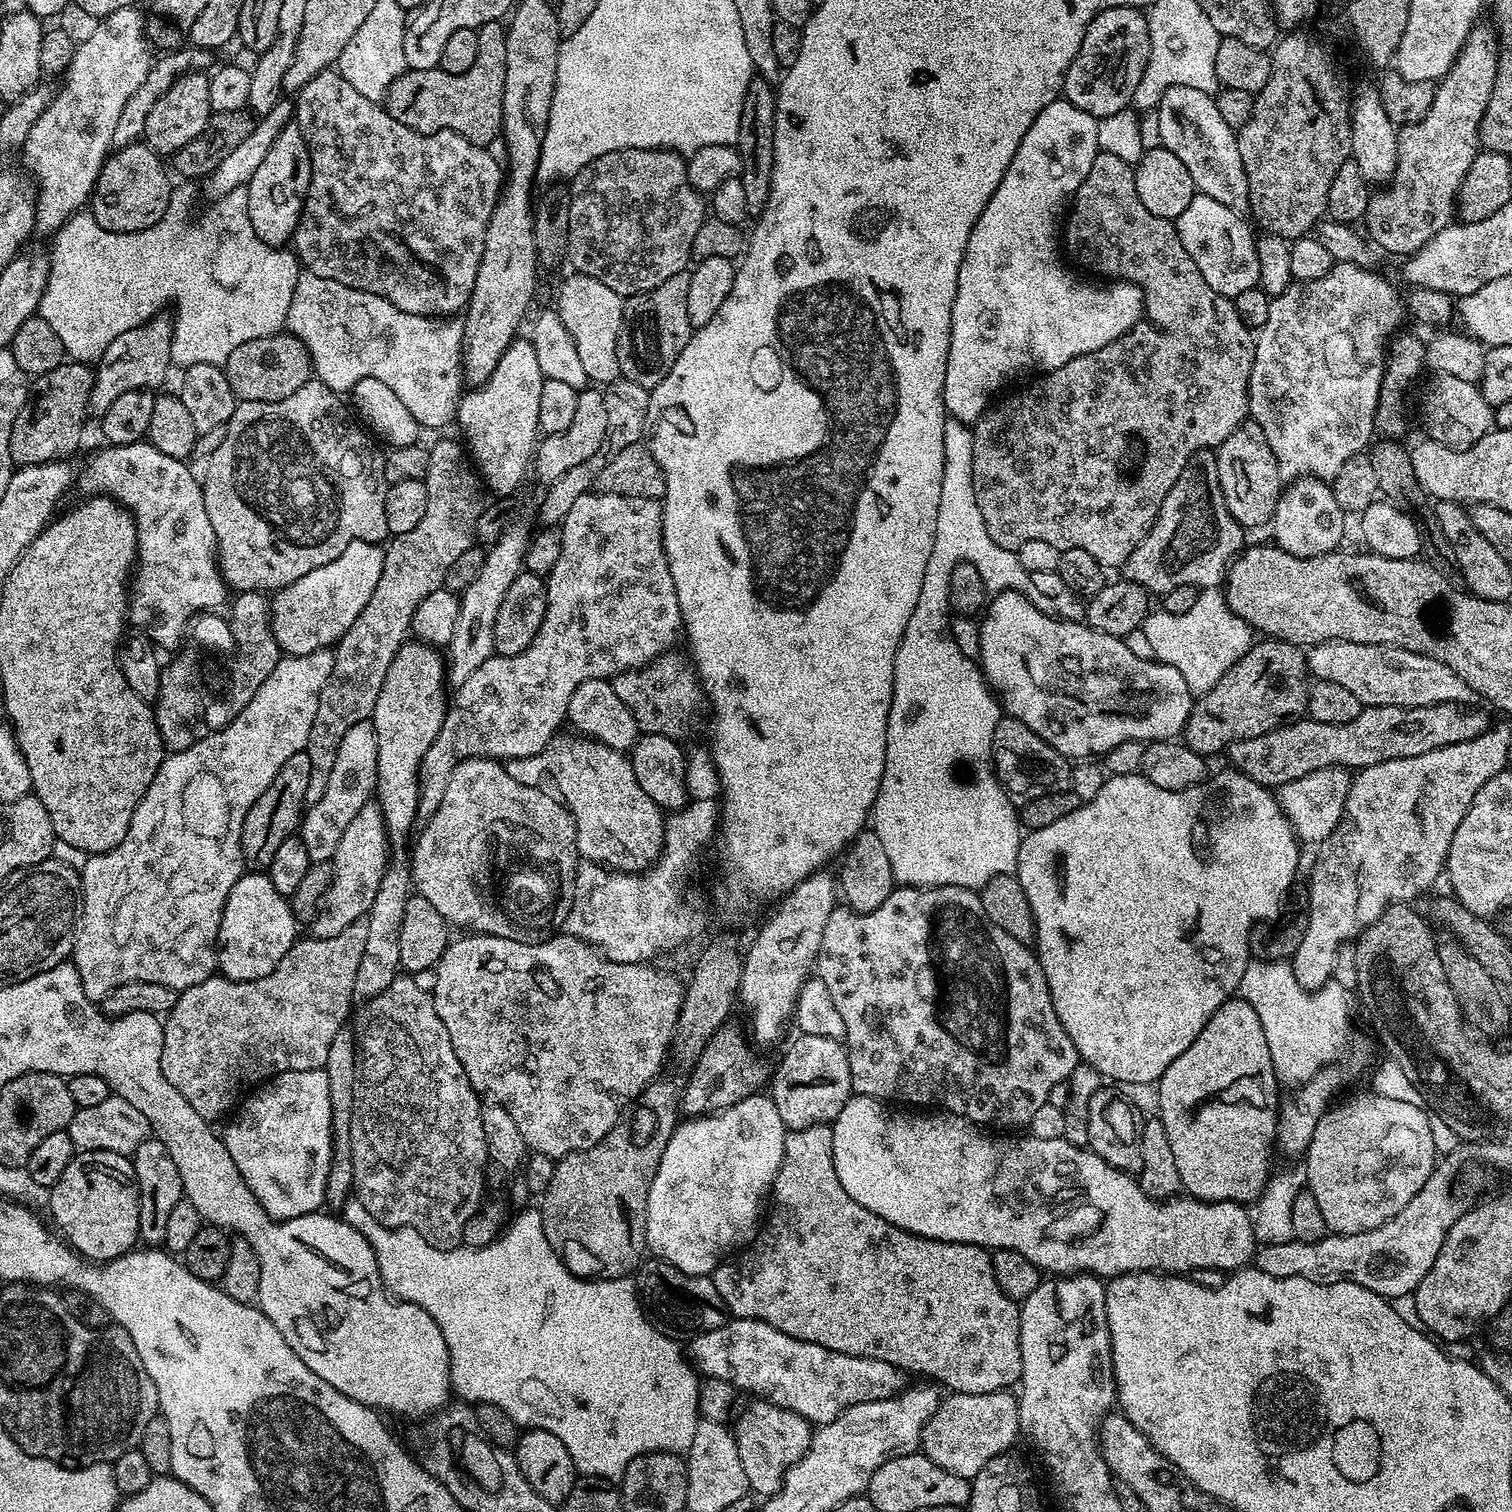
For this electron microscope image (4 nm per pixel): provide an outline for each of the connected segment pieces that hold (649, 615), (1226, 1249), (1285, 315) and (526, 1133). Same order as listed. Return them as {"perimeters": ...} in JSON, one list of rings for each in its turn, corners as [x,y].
{"perimeters":[[[[595,490],[582,494],[582,498],[578,498],[578,502],[574,502],[574,506],[570,506],[570,514],[566,514],[566,518],[559,525],[562,534],[562,554],[558,554],[558,563],[546,578],[548,605],[546,606],[546,614],[542,618],[542,626],[538,630],[534,642],[526,650],[522,650],[522,654],[517,656],[492,655],[489,660],[482,662],[482,666],[478,666],[478,670],[474,670],[474,674],[470,674],[470,678],[466,678],[466,682],[462,682],[455,689],[456,697],[451,697],[450,707],[444,713],[442,730],[438,730],[438,738],[434,738],[434,742],[430,746],[430,750],[426,752],[426,758],[420,767],[420,779],[422,781],[420,786],[421,813],[431,814],[435,812],[438,802],[442,802],[446,782],[450,778],[454,766],[458,766],[460,760],[491,757],[491,759],[501,762],[509,762],[508,760],[528,760],[531,756],[538,755],[543,748],[545,751],[551,745],[554,735],[560,730],[558,729],[560,723],[562,725],[565,723],[570,694],[574,694],[574,690],[578,690],[578,686],[582,682],[590,682],[591,680],[611,681],[612,677],[617,676],[619,672],[631,672],[642,668],[645,664],[649,664],[651,660],[655,660],[656,657],[665,655],[666,650],[671,649],[668,647],[676,639],[681,639],[682,625],[678,594],[674,590],[674,578],[670,578],[670,566],[664,553],[664,539],[662,538],[663,513],[664,509],[660,500],[626,498],[618,494],[606,494]]],[[[851,1095],[848,1097],[846,1106],[842,1106],[842,1110],[838,1114],[838,1118],[833,1120],[830,1127],[832,1130],[832,1137],[834,1138],[834,1170],[838,1174],[838,1182],[842,1182],[842,1186],[846,1190],[846,1194],[850,1194],[850,1198],[854,1198],[854,1202],[858,1202],[866,1210],[870,1210],[874,1214],[878,1214],[882,1218],[886,1218],[886,1222],[890,1222],[896,1228],[900,1228],[904,1232],[913,1232],[915,1236],[921,1236],[922,1238],[930,1238],[931,1240],[941,1240],[942,1242],[954,1242],[955,1244],[976,1244],[980,1248],[985,1250],[995,1250],[997,1248],[1009,1248],[1014,1250],[1018,1254],[1022,1254],[1022,1258],[1029,1260],[1032,1265],[1039,1268],[1041,1273],[1055,1274],[1057,1277],[1064,1278],[1069,1274],[1091,1274],[1093,1276],[1099,1276],[1101,1278],[1111,1278],[1114,1276],[1125,1276],[1127,1272],[1150,1272],[1153,1270],[1159,1270],[1164,1274],[1195,1274],[1200,1272],[1204,1268],[1215,1268],[1221,1273],[1228,1274],[1227,1272],[1231,1268],[1243,1269],[1245,1266],[1253,1263],[1256,1250],[1258,1247],[1257,1240],[1255,1238],[1255,1232],[1252,1229],[1253,1217],[1250,1215],[1249,1209],[1243,1204],[1235,1204],[1232,1200],[1223,1200],[1222,1202],[1214,1202],[1213,1204],[1207,1203],[1203,1200],[1193,1200],[1191,1198],[1173,1198],[1167,1202],[1161,1202],[1158,1200],[1150,1199],[1147,1194],[1140,1189],[1140,1184],[1135,1175],[1127,1172],[1120,1172],[1114,1166],[1110,1166],[1104,1161],[1101,1156],[1094,1154],[1087,1147],[1079,1148],[1074,1146],[1069,1140],[1059,1140],[1058,1138],[1034,1138],[1030,1134],[1008,1134],[1003,1140],[1000,1136],[991,1136],[991,1131],[985,1130],[981,1125],[973,1124],[971,1120],[968,1120],[965,1116],[955,1116],[952,1112],[946,1112],[943,1110],[900,1110],[904,1112],[895,1112],[895,1107],[889,1106],[883,1100],[875,1100],[872,1096],[858,1096]]],[[[1336,262],[1322,278],[1292,282],[1284,292],[1271,297],[1270,314],[1262,317],[1260,333],[1257,331],[1254,336],[1256,349],[1250,366],[1248,416],[1262,426],[1281,481],[1315,477],[1331,482],[1348,460],[1369,447],[1368,439],[1374,436],[1386,349],[1392,330],[1406,316],[1401,293],[1396,293],[1395,286],[1378,273],[1367,267]]],[[[464,934],[461,940],[453,939],[434,969],[434,983],[430,995],[438,1018],[446,1026],[450,1034],[450,1042],[454,1046],[454,1054],[458,1062],[462,1062],[466,1078],[472,1089],[478,1094],[491,1098],[502,1107],[508,1109],[510,1118],[517,1123],[518,1130],[525,1140],[529,1153],[537,1152],[540,1156],[549,1156],[555,1162],[568,1156],[571,1152],[581,1152],[594,1146],[619,1122],[622,1113],[635,1101],[645,1088],[661,1075],[660,1067],[669,1059],[672,1035],[676,1033],[676,1023],[680,1017],[680,1003],[684,1001],[685,985],[680,984],[676,976],[663,972],[660,968],[652,968],[651,963],[623,964],[607,960],[604,953],[593,948],[584,940],[567,934],[559,934],[553,940],[528,943],[514,941],[510,938],[479,934]]]]}

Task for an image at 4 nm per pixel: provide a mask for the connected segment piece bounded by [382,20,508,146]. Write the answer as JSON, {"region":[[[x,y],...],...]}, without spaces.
{"region":[[[499,20],[486,22],[478,29],[480,41],[478,42],[478,56],[474,66],[464,74],[448,74],[439,66],[430,70],[405,70],[399,78],[389,86],[384,94],[382,107],[402,126],[410,126],[423,136],[435,132],[456,132],[472,144],[481,146],[491,145],[491,140],[502,132],[502,90],[506,86],[506,38],[508,29]]]}

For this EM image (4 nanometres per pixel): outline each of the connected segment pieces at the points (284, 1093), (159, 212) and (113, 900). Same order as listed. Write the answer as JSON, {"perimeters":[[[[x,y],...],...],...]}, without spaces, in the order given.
{"perimeters":[[[[324,1069],[281,1072],[270,1082],[257,1087],[239,1108],[237,1120],[222,1132],[222,1139],[234,1166],[238,1166],[238,1174],[242,1174],[246,1186],[250,1186],[254,1198],[258,1198],[266,1214],[270,1214],[273,1220],[289,1220],[321,1211],[326,1204],[326,1178],[330,1178],[332,1165],[330,1078],[326,1078]]],[[[146,142],[127,144],[125,148],[115,149],[105,160],[102,170],[96,179],[96,189],[90,197],[90,211],[93,218],[111,232],[137,232],[154,226],[166,214],[168,203],[174,191],[173,185],[168,185],[169,169],[164,169],[165,161],[160,153],[155,152]]],[[[323,648],[322,650],[314,650],[314,654],[302,654],[301,656],[289,656],[287,654],[281,655],[278,666],[274,666],[273,672],[270,673],[270,678],[266,678],[266,682],[262,682],[262,686],[258,690],[258,694],[254,694],[254,698],[250,698],[250,702],[241,712],[235,713],[231,718],[232,721],[225,726],[221,732],[209,731],[196,744],[190,746],[189,749],[182,750],[181,752],[174,752],[165,755],[158,774],[154,774],[154,782],[150,782],[150,790],[146,790],[146,794],[142,798],[142,802],[134,810],[134,818],[130,822],[130,830],[126,834],[126,838],[114,850],[109,852],[97,852],[89,855],[88,861],[85,862],[82,869],[82,903],[80,905],[80,914],[78,917],[78,927],[76,929],[76,941],[72,947],[72,954],[70,957],[71,963],[76,965],[78,970],[78,978],[82,978],[82,990],[86,990],[86,998],[90,998],[94,1002],[103,1002],[106,994],[110,994],[110,990],[118,990],[118,986],[126,986],[126,982],[158,982],[158,986],[166,986],[167,988],[174,988],[183,990],[190,986],[198,986],[202,982],[206,982],[217,971],[216,966],[216,939],[218,938],[218,926],[222,922],[222,910],[226,906],[226,898],[230,894],[230,890],[234,886],[234,882],[238,882],[240,876],[245,875],[246,865],[244,863],[244,855],[242,854],[242,822],[246,818],[246,814],[250,810],[250,806],[254,806],[254,802],[258,802],[258,798],[262,798],[262,794],[270,786],[270,782],[274,782],[276,775],[280,773],[280,768],[286,766],[286,762],[290,762],[290,758],[294,758],[294,754],[305,751],[308,747],[308,739],[310,738],[310,726],[314,726],[314,718],[318,710],[318,698],[322,694],[322,690],[326,686],[326,682],[330,678],[330,674],[334,670],[334,658],[336,657],[335,651],[332,648]]]]}

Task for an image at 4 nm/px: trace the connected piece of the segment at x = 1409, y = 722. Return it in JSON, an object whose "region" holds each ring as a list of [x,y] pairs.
{"region":[[[1364,706],[1361,707],[1358,718],[1345,724],[1323,724],[1311,718],[1300,718],[1287,726],[1275,728],[1264,736],[1234,741],[1227,747],[1226,756],[1232,763],[1229,765],[1247,776],[1252,783],[1276,790],[1281,784],[1289,784],[1291,780],[1314,774],[1314,770],[1359,770],[1378,762],[1390,762],[1394,758],[1414,758],[1442,746],[1478,738],[1494,724],[1494,720],[1488,717],[1489,709],[1480,707],[1484,706]]]}

